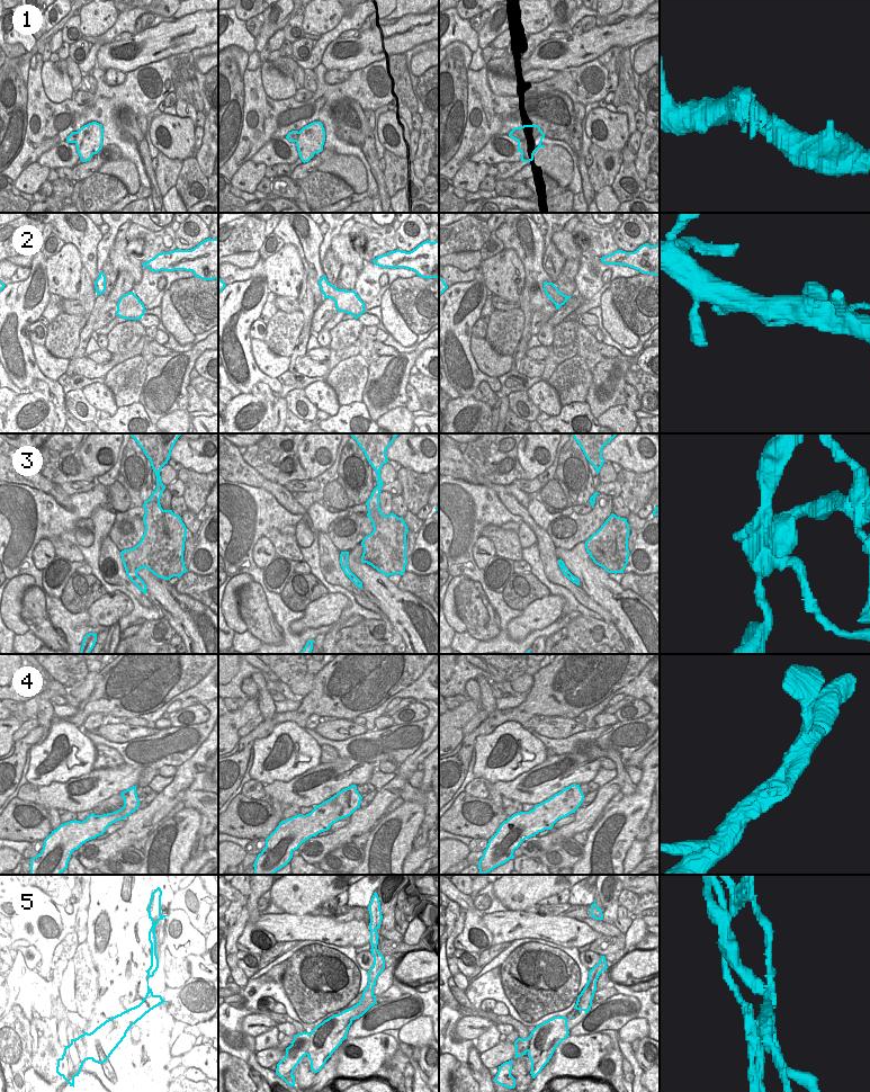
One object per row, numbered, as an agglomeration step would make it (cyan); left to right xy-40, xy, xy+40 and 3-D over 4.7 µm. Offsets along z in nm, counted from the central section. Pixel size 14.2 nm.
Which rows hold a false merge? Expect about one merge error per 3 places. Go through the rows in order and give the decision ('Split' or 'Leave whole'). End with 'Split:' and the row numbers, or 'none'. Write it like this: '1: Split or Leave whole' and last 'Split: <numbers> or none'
1: Leave whole
2: Leave whole
3: Split
4: Leave whole
5: Split
Split: 3, 5.

